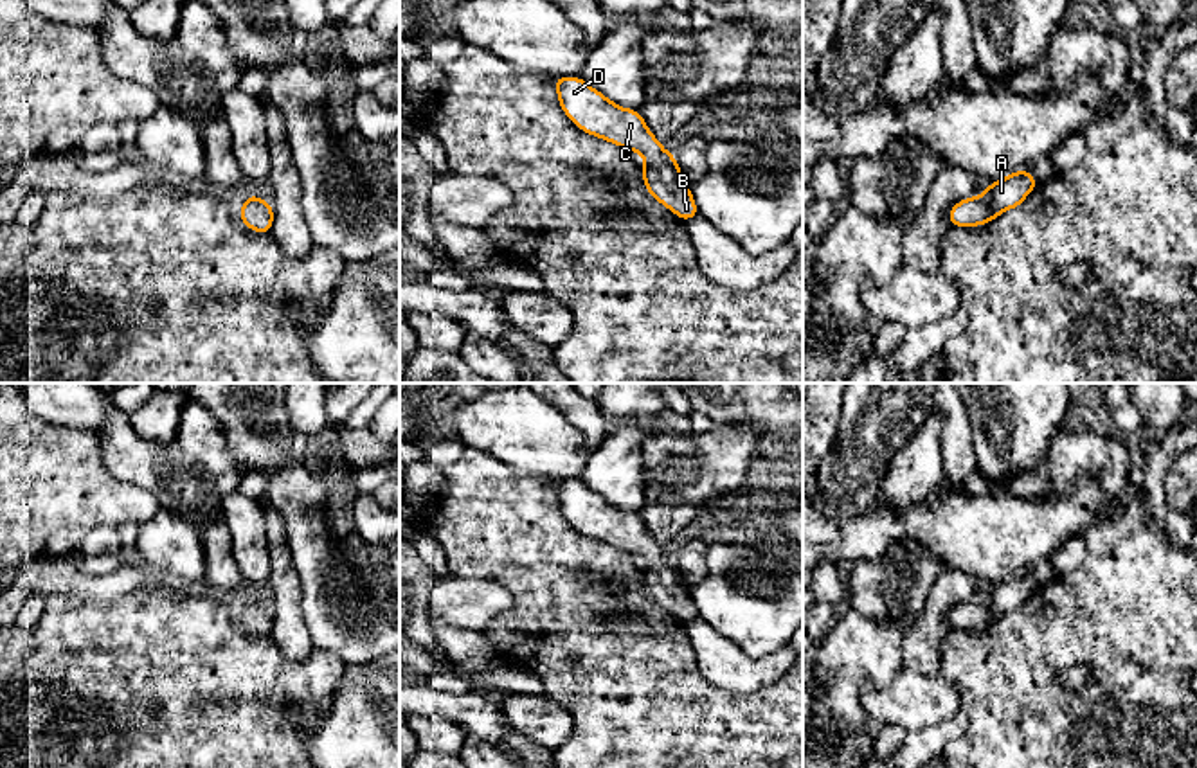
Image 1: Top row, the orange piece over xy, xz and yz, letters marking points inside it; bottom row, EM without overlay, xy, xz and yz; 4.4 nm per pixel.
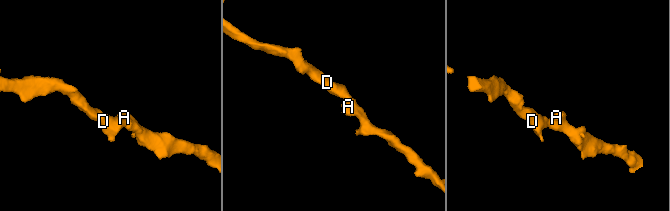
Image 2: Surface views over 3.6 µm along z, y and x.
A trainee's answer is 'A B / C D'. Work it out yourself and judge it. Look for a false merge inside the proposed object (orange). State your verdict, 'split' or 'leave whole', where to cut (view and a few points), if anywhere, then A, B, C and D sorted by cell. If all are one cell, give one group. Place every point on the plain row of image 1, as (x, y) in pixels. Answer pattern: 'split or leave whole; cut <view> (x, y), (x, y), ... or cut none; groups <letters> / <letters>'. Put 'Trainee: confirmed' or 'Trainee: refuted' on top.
Trainee: refuted
leave whole; cut none; groups A B C D

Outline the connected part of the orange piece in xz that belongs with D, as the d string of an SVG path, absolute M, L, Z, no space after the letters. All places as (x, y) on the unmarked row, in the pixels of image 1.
M553 480L563 516L585 536L646 559L646 594L682 624L700 619L675 558L662 552L639 513L619 511L583 480Z

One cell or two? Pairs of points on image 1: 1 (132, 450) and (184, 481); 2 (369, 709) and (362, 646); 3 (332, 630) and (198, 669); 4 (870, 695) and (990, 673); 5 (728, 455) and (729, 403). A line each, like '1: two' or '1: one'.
1: one
2: two
3: two
4: two
5: two

